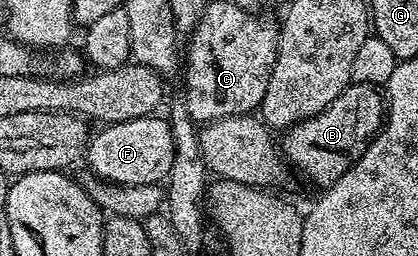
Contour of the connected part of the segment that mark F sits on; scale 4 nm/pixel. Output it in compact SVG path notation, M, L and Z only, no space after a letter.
M148 117L104 126L100 135L90 136L85 150L85 162L90 170L108 183L125 185L162 184L173 165L173 133L166 118Z

